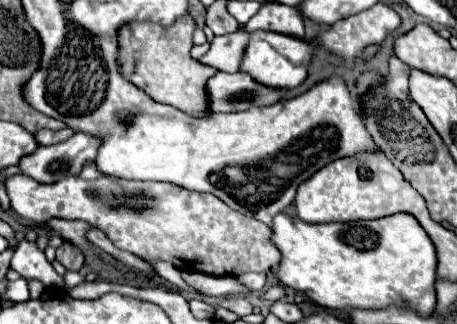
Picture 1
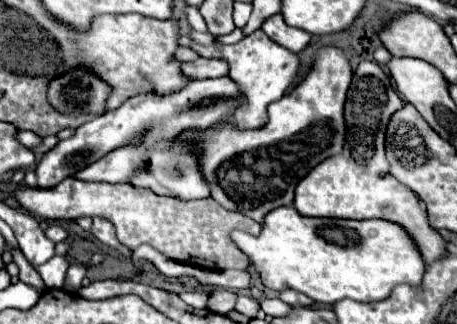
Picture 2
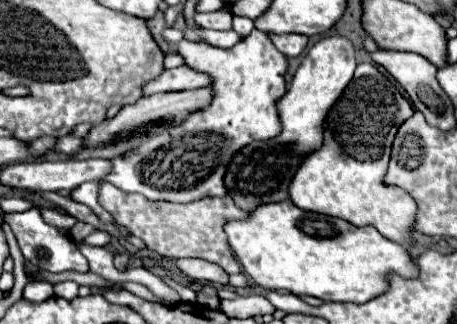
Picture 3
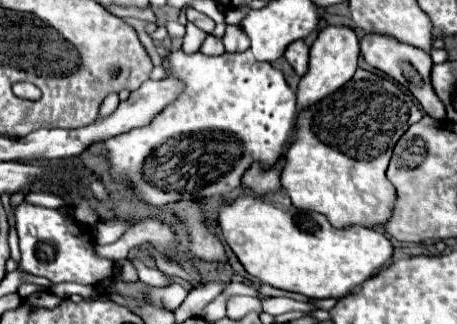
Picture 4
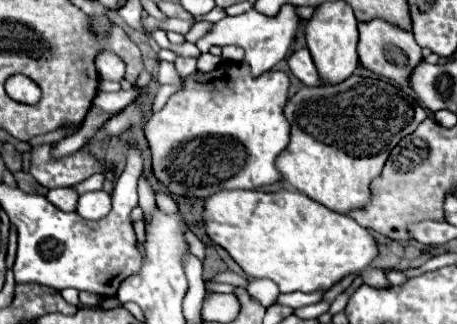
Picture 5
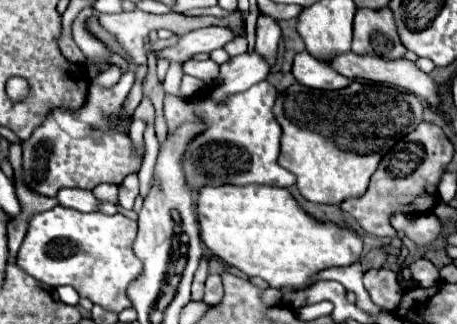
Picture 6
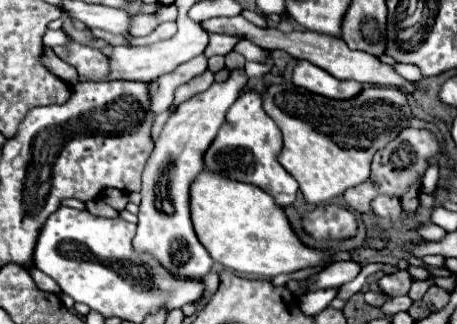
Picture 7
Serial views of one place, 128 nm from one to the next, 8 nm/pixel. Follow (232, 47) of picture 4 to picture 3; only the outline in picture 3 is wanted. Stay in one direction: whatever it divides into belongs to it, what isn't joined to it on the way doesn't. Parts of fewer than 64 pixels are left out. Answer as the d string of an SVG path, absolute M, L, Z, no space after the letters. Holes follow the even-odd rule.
M234 16L234 30L240 34L240 36L248 36L254 28L254 22L246 16Z

